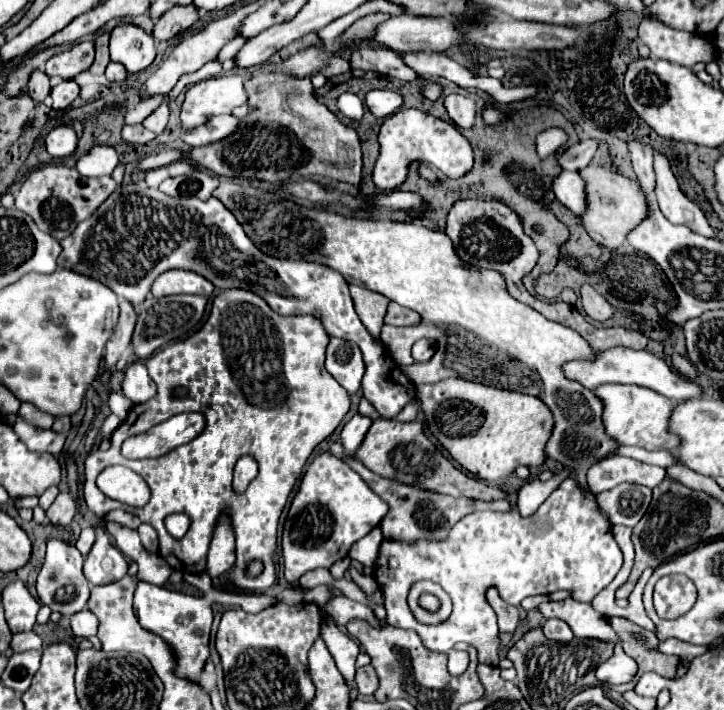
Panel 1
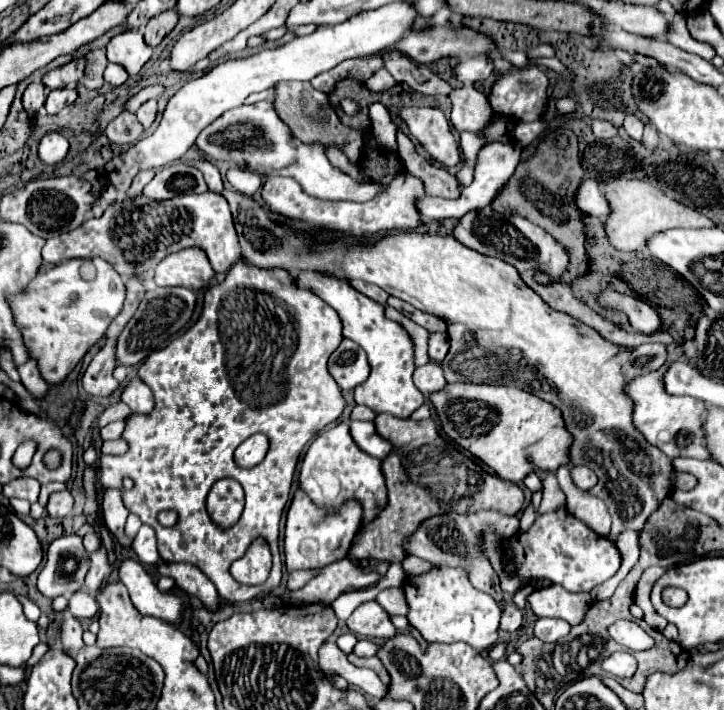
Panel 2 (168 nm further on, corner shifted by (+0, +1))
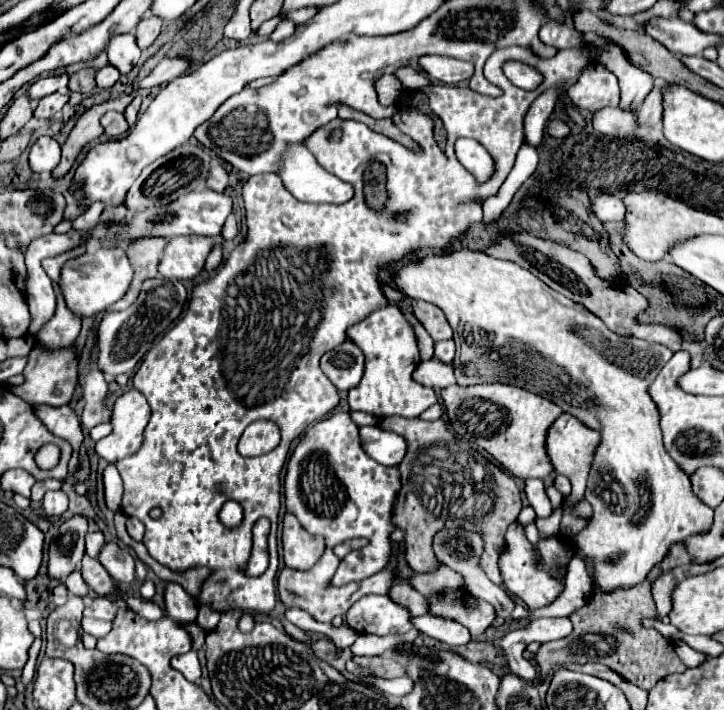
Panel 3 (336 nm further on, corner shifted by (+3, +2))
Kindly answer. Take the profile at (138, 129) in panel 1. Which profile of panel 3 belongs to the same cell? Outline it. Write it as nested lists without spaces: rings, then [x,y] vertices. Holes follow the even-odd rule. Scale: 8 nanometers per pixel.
[[[107,112],[103,118],[101,118],[101,124],[105,128],[105,134],[109,138],[121,138],[127,134],[129,130],[129,124],[125,120],[125,116],[121,112]]]

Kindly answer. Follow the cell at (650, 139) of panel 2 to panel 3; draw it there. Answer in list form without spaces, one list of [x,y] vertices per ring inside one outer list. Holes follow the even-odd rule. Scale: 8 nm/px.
[[[655,86],[649,96],[643,100],[643,106],[639,108],[639,114],[637,114],[637,122],[639,126],[649,126],[649,128],[655,128],[661,124],[661,92],[667,88],[665,86]]]

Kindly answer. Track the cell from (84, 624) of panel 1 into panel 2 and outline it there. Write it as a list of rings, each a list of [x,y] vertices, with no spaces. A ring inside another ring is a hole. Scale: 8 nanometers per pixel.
[[[76,591],[70,601],[68,601],[68,607],[72,611],[74,617],[78,619],[92,619],[98,611],[98,603],[92,595],[88,595],[86,591]]]

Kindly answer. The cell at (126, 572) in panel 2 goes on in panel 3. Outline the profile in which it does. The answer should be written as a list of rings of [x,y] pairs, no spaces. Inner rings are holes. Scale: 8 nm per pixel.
[[[107,544],[99,554],[99,562],[119,584],[131,584],[135,580],[135,558],[129,550]]]

